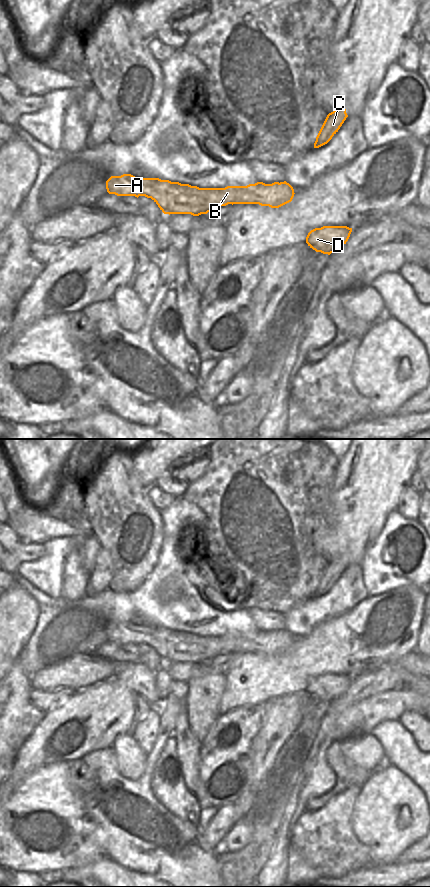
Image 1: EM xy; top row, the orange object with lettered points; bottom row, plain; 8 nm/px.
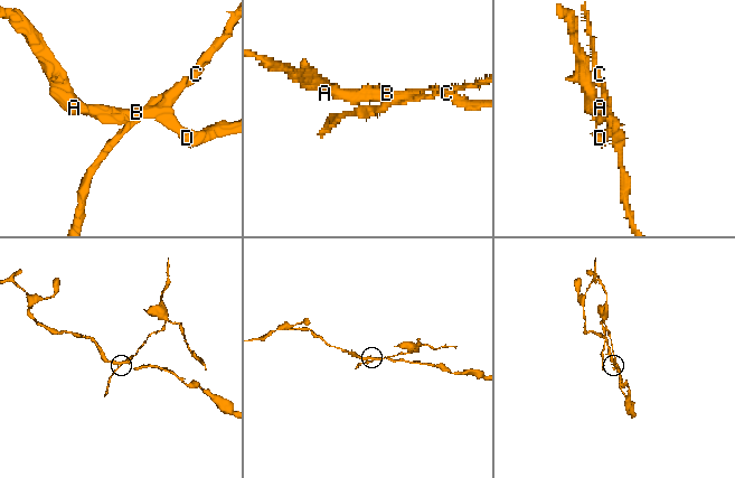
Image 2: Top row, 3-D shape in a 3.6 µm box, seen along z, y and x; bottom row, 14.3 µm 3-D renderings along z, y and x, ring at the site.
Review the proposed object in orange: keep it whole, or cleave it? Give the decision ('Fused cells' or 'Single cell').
Fused cells

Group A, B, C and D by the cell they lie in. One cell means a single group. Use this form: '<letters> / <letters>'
A B D / C

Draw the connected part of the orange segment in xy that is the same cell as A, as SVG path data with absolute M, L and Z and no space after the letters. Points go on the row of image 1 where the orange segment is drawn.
M131 174L111 176L106 181L109 194L151 198L164 214L199 216L228 204L259 204L279 208L292 201L293 187L286 181L278 184L257 182L247 186L199 188L189 184L137 178Z

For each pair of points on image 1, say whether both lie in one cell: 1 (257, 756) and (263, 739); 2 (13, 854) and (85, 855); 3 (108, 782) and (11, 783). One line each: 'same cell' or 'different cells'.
1: same cell
2: same cell
3: different cells

